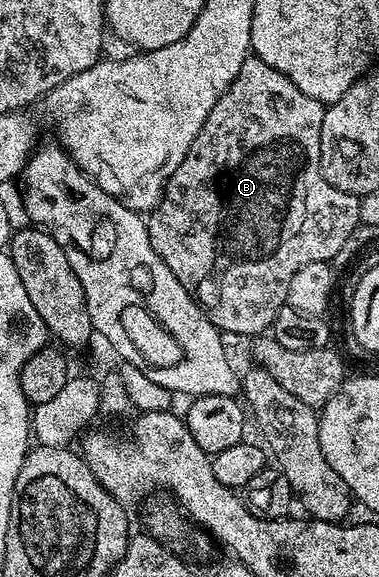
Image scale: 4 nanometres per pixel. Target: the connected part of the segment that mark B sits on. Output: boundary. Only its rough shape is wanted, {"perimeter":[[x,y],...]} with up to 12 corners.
{"perimeter":[[249,56],[147,215],[225,335],[263,335],[360,198],[325,103]]}

